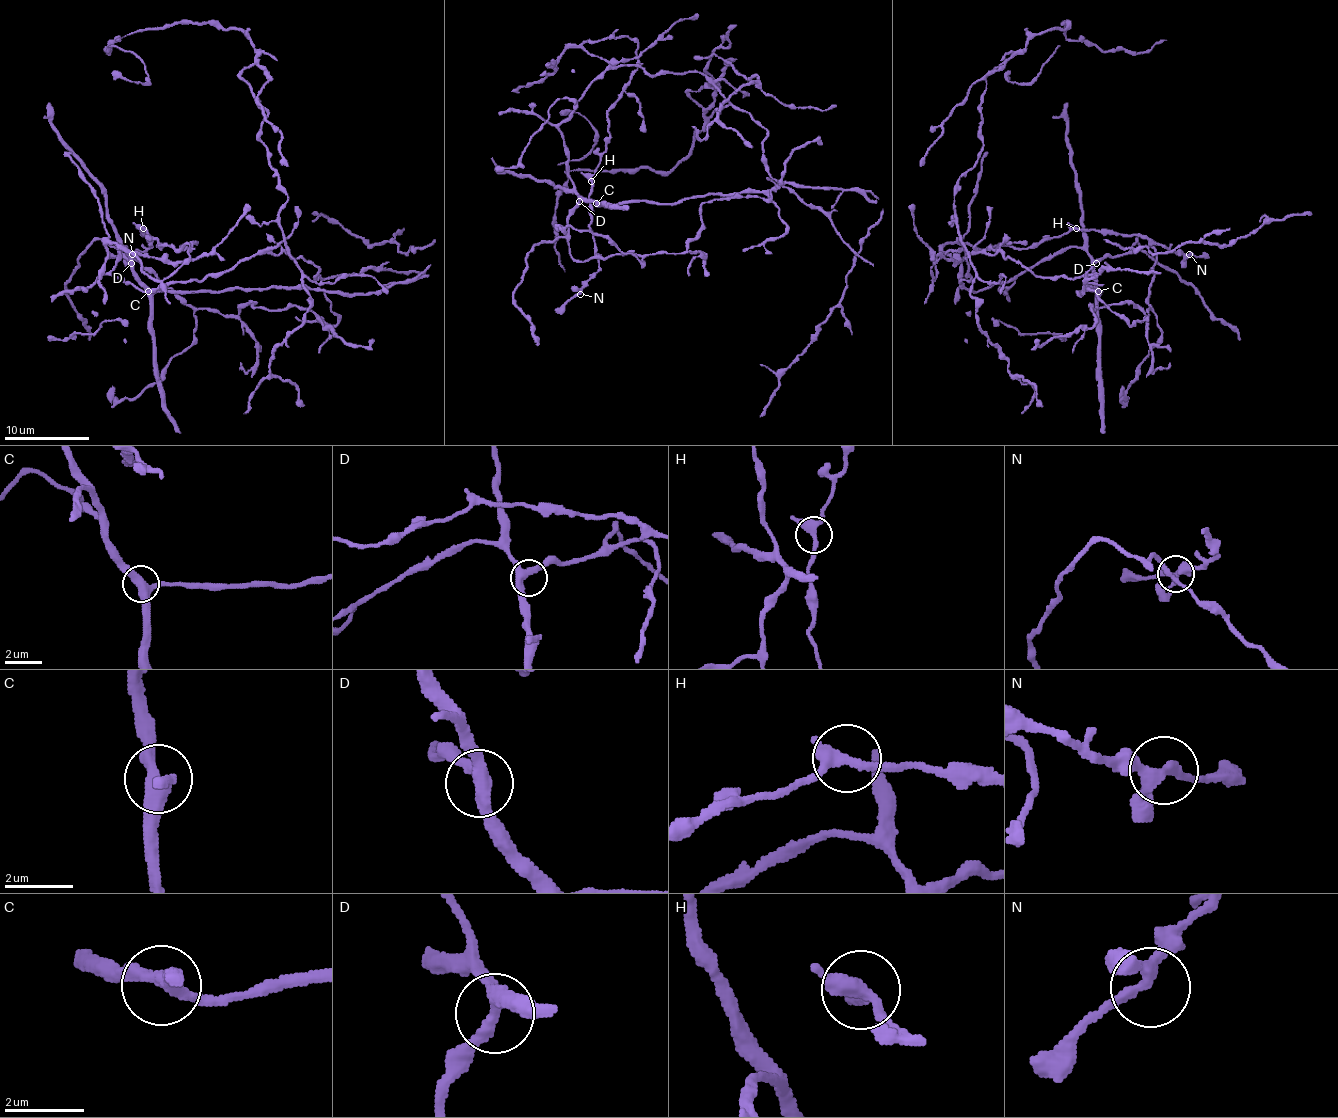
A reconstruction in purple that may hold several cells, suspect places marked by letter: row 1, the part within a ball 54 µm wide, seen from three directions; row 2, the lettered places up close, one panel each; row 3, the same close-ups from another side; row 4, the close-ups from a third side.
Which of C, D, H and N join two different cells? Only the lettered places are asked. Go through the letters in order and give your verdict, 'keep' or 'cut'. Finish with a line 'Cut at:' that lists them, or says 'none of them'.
C: keep
D: keep
H: keep
N: keep
Cut at: none of them

